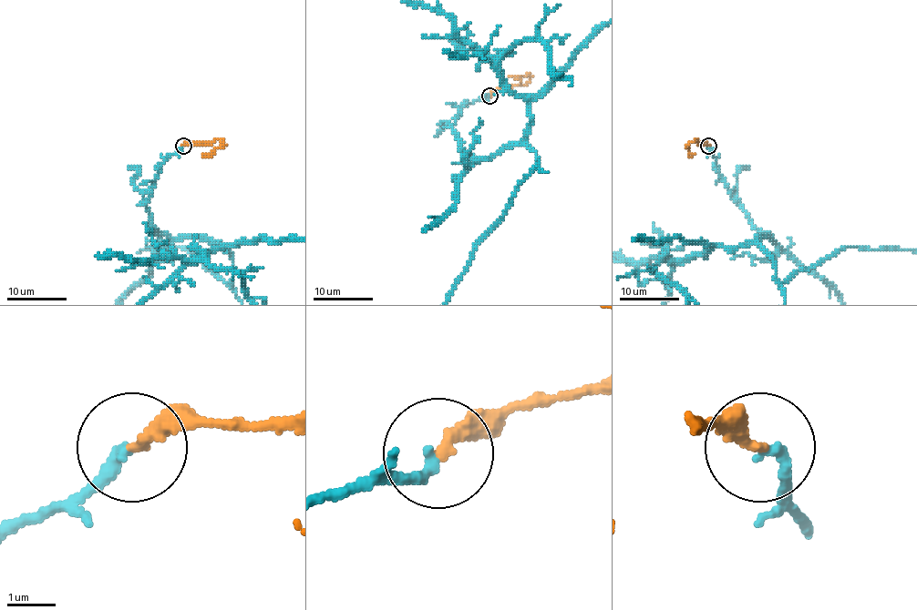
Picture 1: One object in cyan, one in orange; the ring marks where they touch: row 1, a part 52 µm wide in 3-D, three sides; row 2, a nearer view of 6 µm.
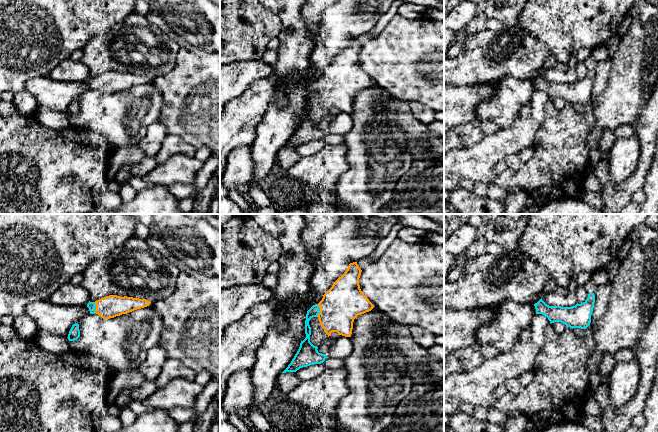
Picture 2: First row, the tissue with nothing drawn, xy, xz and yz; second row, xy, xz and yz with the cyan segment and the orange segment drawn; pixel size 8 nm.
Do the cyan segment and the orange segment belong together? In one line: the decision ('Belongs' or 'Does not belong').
Belongs

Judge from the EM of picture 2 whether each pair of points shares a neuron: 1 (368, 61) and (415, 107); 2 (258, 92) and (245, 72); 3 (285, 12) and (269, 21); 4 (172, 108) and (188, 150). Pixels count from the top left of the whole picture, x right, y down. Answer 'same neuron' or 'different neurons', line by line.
1: different neurons
2: different neurons
3: different neurons
4: different neurons

